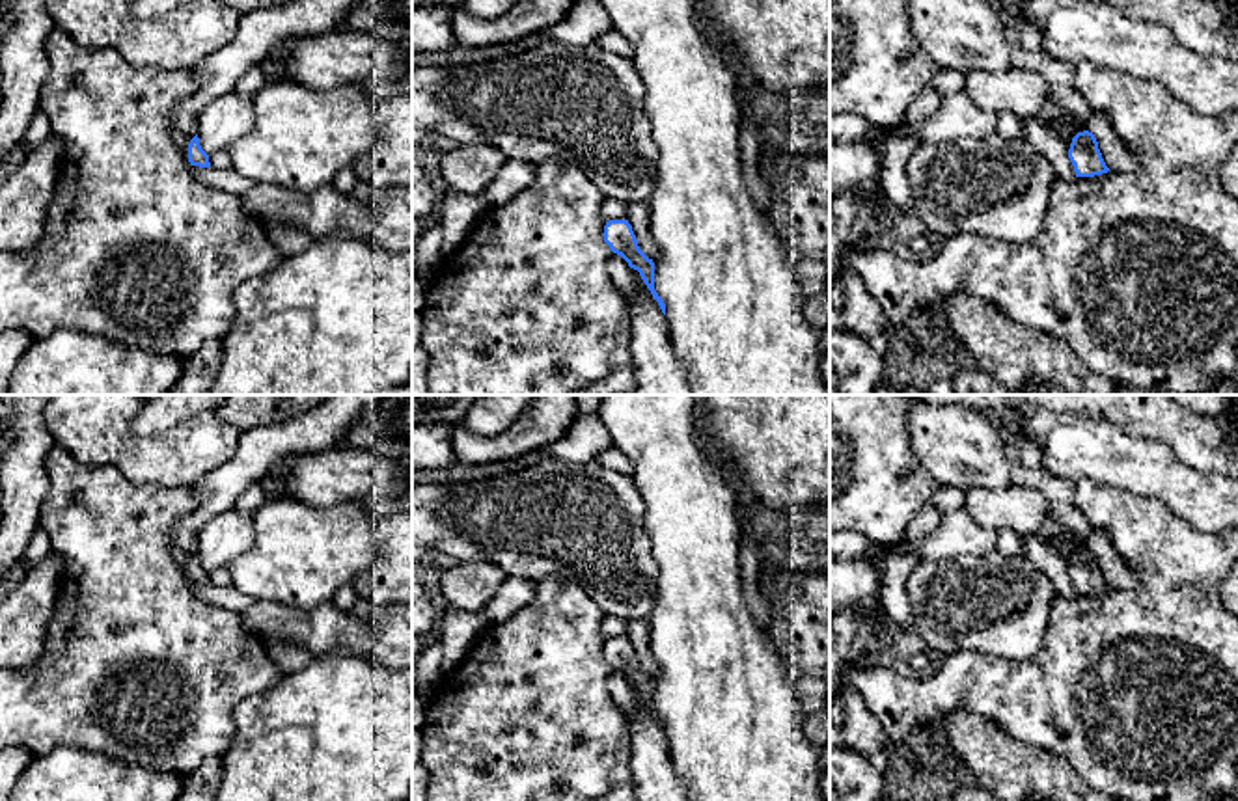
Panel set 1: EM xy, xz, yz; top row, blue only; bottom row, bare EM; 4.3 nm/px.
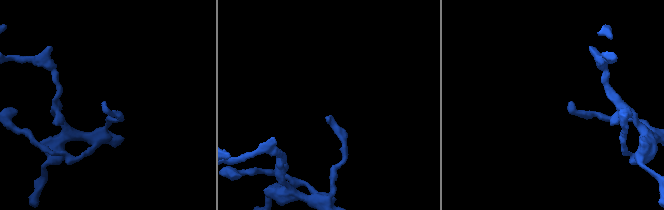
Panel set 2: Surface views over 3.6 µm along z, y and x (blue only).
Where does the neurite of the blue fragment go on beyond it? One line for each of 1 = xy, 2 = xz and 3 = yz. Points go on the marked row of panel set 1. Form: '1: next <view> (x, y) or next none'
1: next none
2: next none
3: next none

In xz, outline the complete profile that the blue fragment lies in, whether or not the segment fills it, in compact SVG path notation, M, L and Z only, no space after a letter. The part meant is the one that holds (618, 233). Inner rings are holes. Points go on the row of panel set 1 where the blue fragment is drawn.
M628 220L606 222L602 237L613 253L621 255L630 268L640 272L643 283L647 285L653 298L658 302L662 313L666 315L666 304L654 291L654 263L640 250Z

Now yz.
M1089 130L1078 132L1072 138L1068 158L1076 177L1094 177L1109 171L1098 149L1098 142Z

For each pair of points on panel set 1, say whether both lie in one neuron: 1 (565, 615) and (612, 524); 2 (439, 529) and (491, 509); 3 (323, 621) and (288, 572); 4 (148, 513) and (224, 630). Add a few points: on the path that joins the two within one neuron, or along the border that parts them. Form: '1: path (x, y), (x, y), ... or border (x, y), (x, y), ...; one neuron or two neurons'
1: border (537, 578), (573, 578), (605, 613); two neurons
2: path (452, 522), (478, 522); one neuron
3: border (271, 600), (297, 608), (317, 608), (330, 602); two neurons
4: path (148, 546), (148, 569), (191, 611); one neuron

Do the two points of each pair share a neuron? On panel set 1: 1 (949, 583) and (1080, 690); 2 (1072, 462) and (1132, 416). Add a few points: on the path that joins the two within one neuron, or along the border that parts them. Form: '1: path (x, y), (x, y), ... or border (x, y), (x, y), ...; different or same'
1: border (1050, 611), (1035, 652), (1020, 660), (992, 656); different
2: border (1074, 416), (1112, 421), (1134, 436), (1158, 442); different

